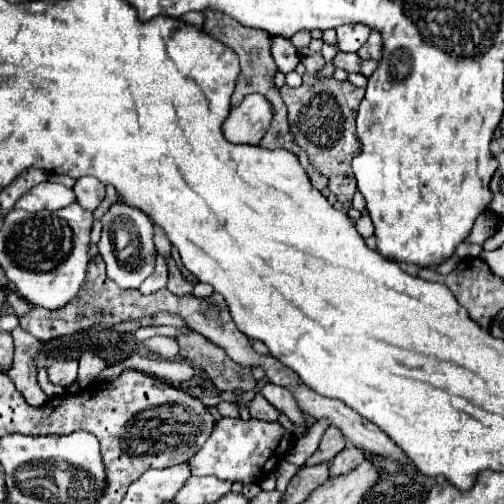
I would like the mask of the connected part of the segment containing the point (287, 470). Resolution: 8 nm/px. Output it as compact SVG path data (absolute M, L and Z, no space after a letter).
M283 461L276 468L276 489L282 493L286 491L290 480L296 475L300 468L287 461Z

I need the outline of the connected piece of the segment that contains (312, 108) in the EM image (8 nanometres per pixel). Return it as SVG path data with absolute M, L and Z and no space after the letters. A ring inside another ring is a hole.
M298 48L298 58L306 66L302 86L280 88L280 96L288 108L290 132L294 136L294 142L308 154L310 164L314 164L314 168L328 178L328 190L338 196L338 202L350 202L352 194L356 192L350 162L360 150L360 142L356 136L356 110L364 98L364 88L356 88L348 80L318 80L314 72L318 72L324 64L320 52L312 52L310 48Z

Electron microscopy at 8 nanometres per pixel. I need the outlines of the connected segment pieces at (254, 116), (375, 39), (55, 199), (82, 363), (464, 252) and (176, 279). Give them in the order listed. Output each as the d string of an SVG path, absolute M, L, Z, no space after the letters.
M248 94L240 106L234 106L224 120L224 136L232 144L258 144L272 120L272 108L260 94Z
M374 30L372 34L370 34L370 38L366 40L366 44L356 52L360 58L364 58L364 60L368 60L368 58L372 58L372 60L380 60L380 56L382 56L382 38L380 38L380 34Z
M42 182L34 186L30 192L26 192L18 202L16 208L22 208L26 212L40 212L40 210L58 210L76 200L76 194L72 188L66 188L62 184Z
M94 350L83 352L79 359L77 376L80 386L86 388L90 382L96 381L98 375L105 367L105 361L102 360Z
M463 242L457 246L454 254L461 258L476 258L479 257L482 251L482 245Z
M168 256L168 258L166 258L166 264L168 264L168 284L166 284L166 288L168 288L170 292L178 294L178 296L192 294L194 284L192 284L192 282L188 282L188 280L180 274L180 270L178 270L176 262L172 260L172 256Z

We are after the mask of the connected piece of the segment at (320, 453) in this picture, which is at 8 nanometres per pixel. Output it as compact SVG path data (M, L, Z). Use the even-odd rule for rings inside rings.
M330 426L330 428L324 432L318 450L308 458L306 466L314 466L314 464L322 464L322 462L330 462L340 450L344 450L344 446L346 446L346 442L344 442L342 432L340 432L338 428L334 428L334 426Z

